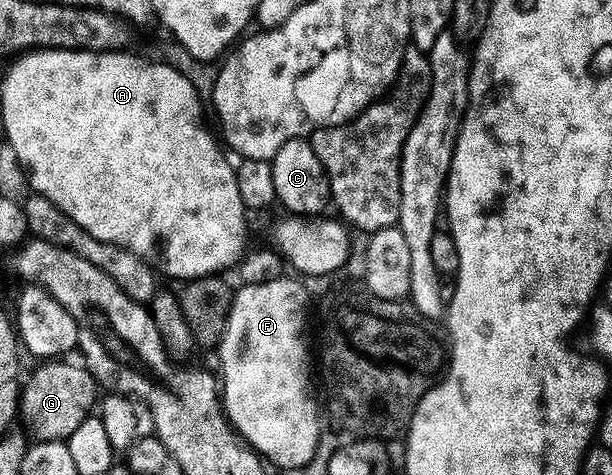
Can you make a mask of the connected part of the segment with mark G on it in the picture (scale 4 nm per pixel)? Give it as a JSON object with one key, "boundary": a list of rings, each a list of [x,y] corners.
{"boundary":[[[45,360],[40,363],[41,366],[29,379],[24,379],[23,385],[19,390],[19,418],[25,421],[24,429],[36,441],[59,441],[68,440],[71,432],[75,432],[75,428],[79,428],[79,424],[83,424],[83,420],[87,420],[95,410],[99,402],[99,383],[93,374],[85,369],[84,365],[77,366],[73,360]]]}

